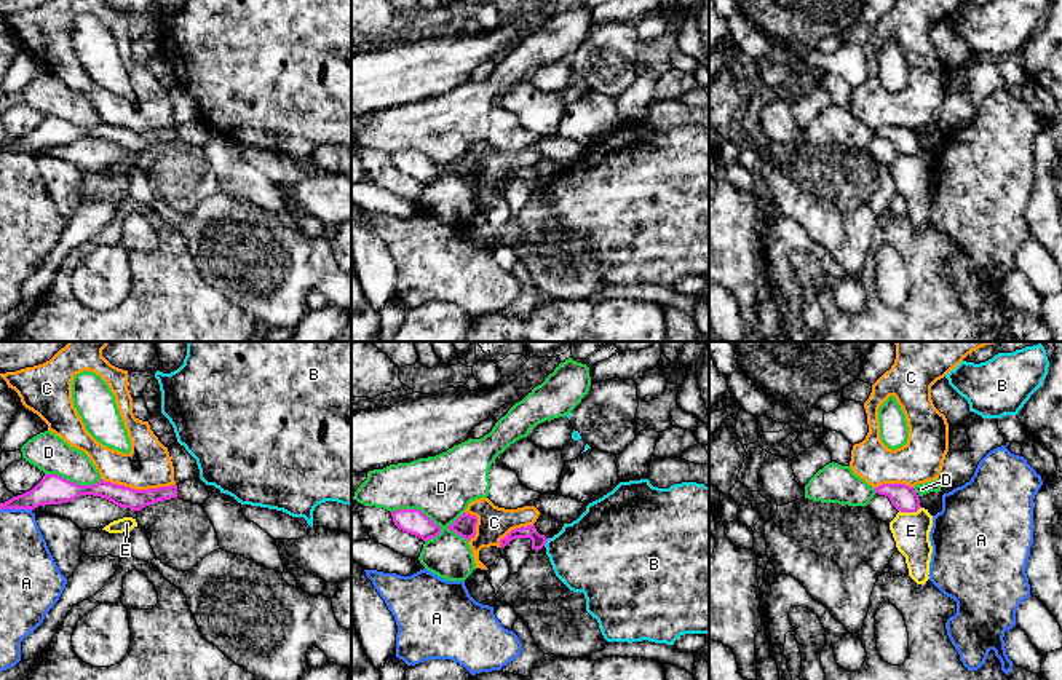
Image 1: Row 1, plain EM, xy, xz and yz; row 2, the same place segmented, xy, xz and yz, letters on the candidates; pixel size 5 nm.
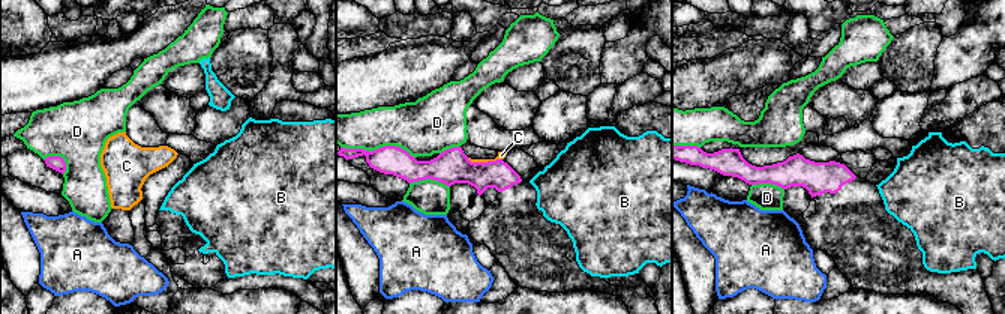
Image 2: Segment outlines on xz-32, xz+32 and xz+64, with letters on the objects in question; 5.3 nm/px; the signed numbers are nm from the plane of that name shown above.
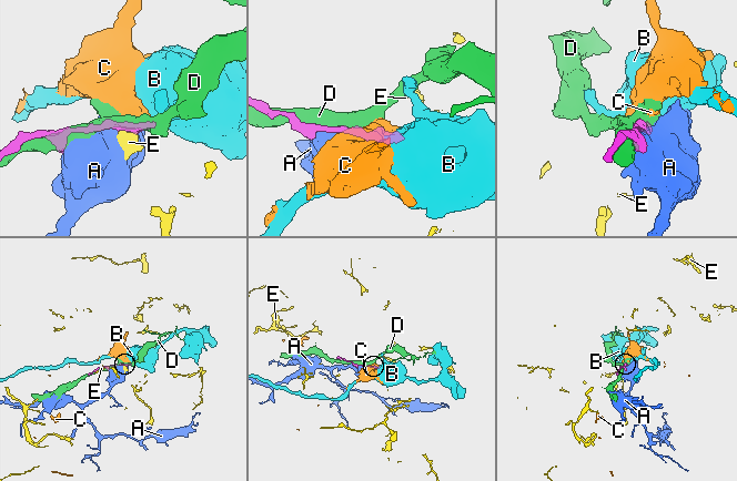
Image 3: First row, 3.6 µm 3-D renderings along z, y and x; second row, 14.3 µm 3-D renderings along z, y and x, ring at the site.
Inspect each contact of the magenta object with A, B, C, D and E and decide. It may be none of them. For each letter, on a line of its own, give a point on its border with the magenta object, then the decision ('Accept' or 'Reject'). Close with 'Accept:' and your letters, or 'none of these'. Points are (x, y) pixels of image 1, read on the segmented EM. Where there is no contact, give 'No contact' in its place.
A: Touches magenta at xy (16, 508). Reject
B: Touches magenta at xz (546, 540). Reject
C: Touches magenta at xy (138, 490). Reject
D: Touches magenta at xz (419, 510). Reject
E: Touches magenta at yz (909, 511). Reject
Accept: none of these

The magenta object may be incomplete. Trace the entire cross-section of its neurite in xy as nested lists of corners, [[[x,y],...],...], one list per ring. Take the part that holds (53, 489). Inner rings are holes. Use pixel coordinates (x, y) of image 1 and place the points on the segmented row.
[[[45,474],[43,479],[29,492],[0,503],[0,509],[35,509],[45,504],[69,503],[81,495],[101,496],[120,508],[141,511],[142,508],[177,498],[177,485],[158,487],[149,490],[134,490],[131,487],[99,480],[93,485],[78,485],[57,474]]]

